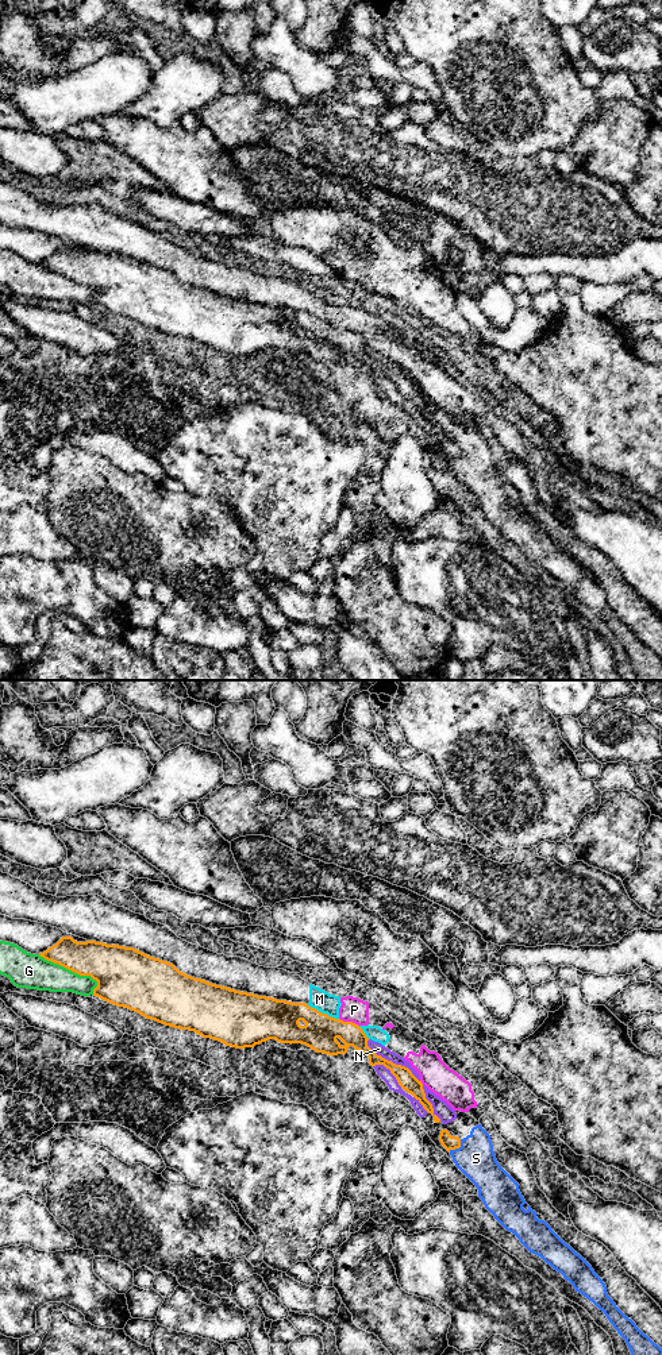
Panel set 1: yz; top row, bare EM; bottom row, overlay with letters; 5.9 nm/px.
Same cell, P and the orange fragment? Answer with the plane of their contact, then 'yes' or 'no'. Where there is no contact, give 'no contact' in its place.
yz | no

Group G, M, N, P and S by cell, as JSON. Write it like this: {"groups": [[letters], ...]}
{"groups": [["G"], ["M", "P"], ["N", "S"]]}

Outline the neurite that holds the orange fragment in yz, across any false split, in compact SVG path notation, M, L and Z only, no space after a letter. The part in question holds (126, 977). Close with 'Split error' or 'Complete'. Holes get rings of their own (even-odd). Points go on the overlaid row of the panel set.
M62 937L39 956L80 976L91 976L97 981L93 996L101 1000L135 1011L165 1026L195 1031L203 1038L219 1041L226 1046L245 1049L276 1039L280 1043L301 1043L316 1053L328 1055L346 1054L353 1046L369 1057L372 1066L384 1065L389 1069L399 1085L434 1116L434 1122L440 1122L434 1113L432 1104L426 1099L422 1081L408 1068L377 1055L367 1046L369 1038L363 1030L353 1022L331 1018L305 1003L258 996L195 978L180 972L173 964L150 957L134 947L96 941L77 942L72 937Z. Complete

